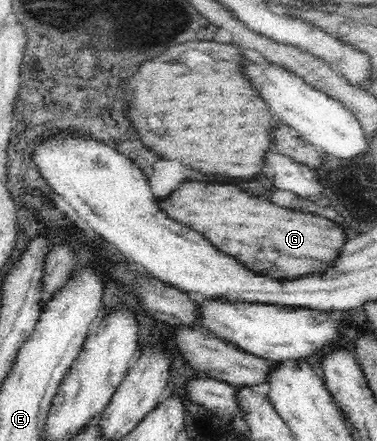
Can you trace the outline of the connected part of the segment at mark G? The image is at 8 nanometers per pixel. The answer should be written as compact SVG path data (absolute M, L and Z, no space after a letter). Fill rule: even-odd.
M186 183L176 193L172 193L166 203L158 201L158 205L170 217L196 231L220 231L202 235L208 237L208 241L212 241L220 251L234 255L250 269L266 273L268 277L320 275L328 269L328 263L332 263L332 267L336 265L336 259L348 241L348 233L340 223L312 213L290 211L268 199L248 193L238 185ZM224 237L238 237L238 241L226 241ZM312 259L320 259L324 265L312 263Z

